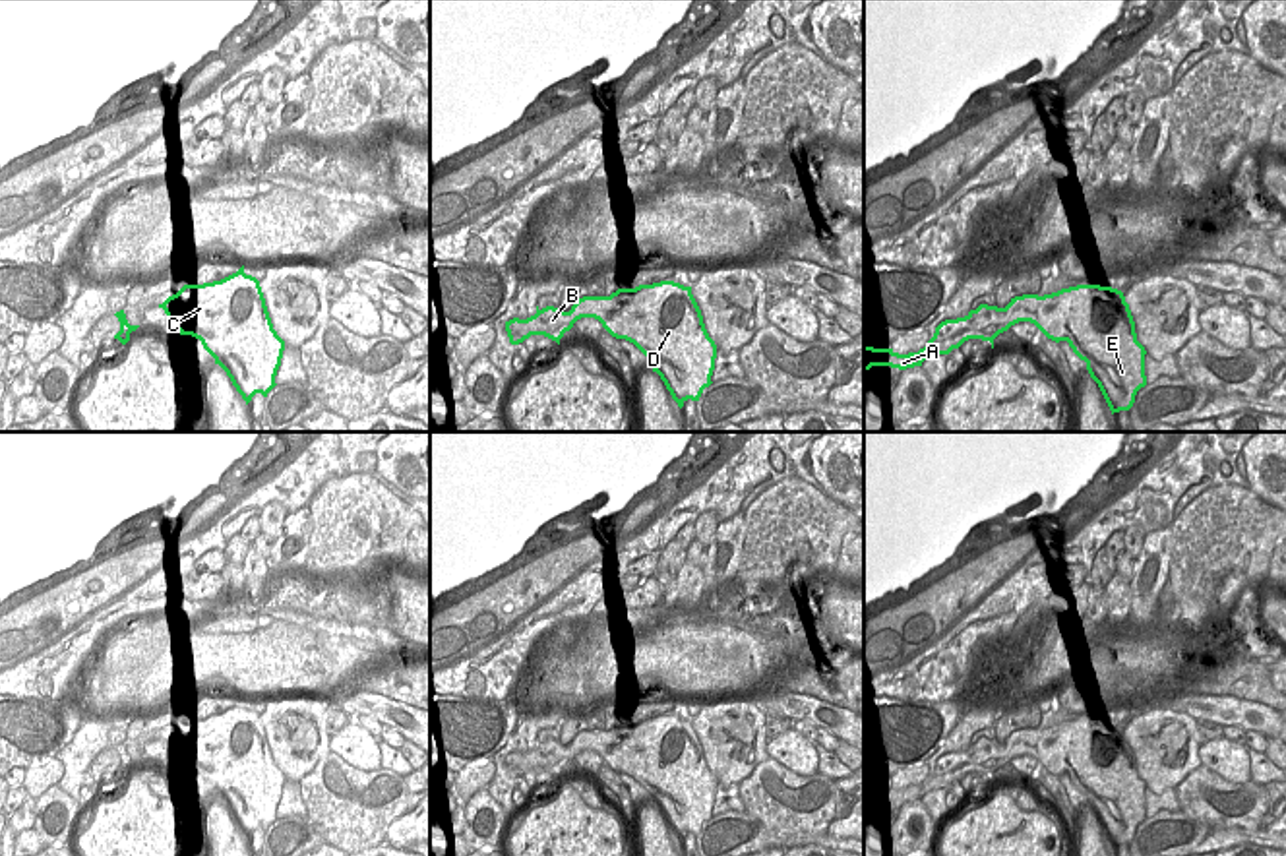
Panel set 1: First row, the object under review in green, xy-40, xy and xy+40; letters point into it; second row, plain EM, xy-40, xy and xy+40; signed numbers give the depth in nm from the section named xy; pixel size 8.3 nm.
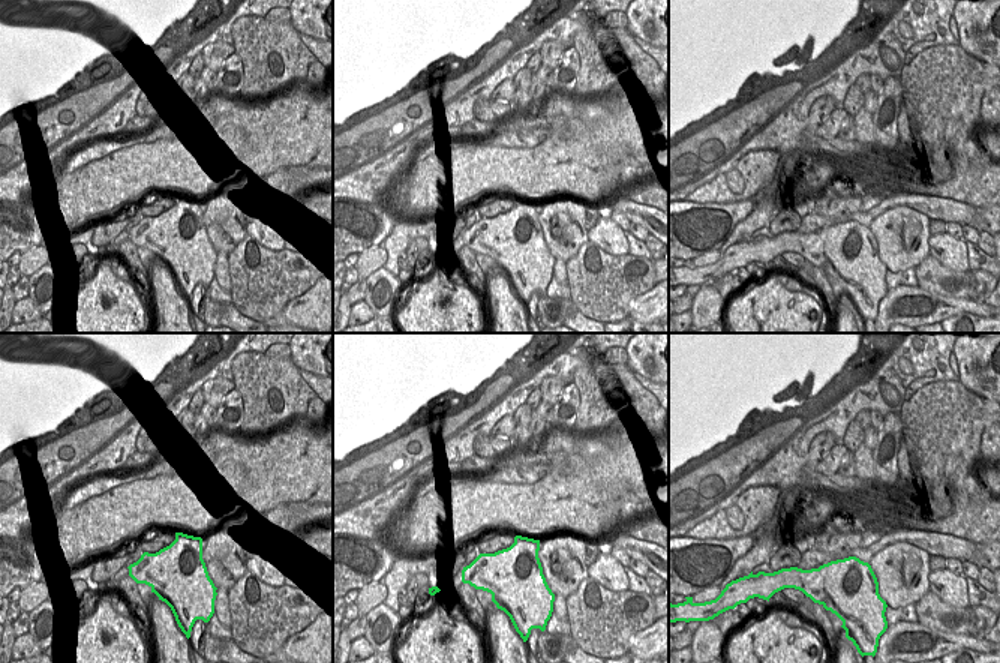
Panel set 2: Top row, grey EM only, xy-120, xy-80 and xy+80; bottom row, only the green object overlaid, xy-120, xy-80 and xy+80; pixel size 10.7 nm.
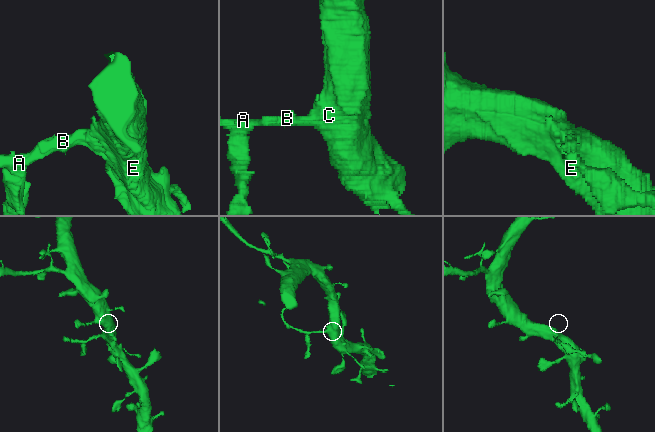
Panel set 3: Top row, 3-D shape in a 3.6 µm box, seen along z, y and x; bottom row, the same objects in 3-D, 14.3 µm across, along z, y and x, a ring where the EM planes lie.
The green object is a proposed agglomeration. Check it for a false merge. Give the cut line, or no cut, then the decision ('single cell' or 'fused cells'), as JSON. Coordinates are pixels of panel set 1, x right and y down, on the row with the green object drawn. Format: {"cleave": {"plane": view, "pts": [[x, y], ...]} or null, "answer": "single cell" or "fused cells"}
{"cleave": {"plane": "xy", "pts": [[568, 314], [572, 318], [591, 316]]}, "answer": "fused cells"}

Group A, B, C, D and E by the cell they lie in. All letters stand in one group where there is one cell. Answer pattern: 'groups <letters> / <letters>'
groups A B / C D E

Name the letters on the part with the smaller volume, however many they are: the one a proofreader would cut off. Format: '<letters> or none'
A, B

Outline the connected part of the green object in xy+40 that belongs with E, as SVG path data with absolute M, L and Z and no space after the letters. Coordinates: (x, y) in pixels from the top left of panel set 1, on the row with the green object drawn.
M1077 285L1044 296L1015 296L1009 306L1048 339L1069 343L1087 362L1112 414L1133 407L1137 391L1147 385L1147 351L1137 341L1135 321L1121 290Z

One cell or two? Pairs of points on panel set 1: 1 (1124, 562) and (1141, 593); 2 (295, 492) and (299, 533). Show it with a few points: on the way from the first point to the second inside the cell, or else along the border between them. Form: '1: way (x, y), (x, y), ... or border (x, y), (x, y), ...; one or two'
1: border (1137, 558), (1130, 581); two
2: border (306, 504), (289, 514); two

